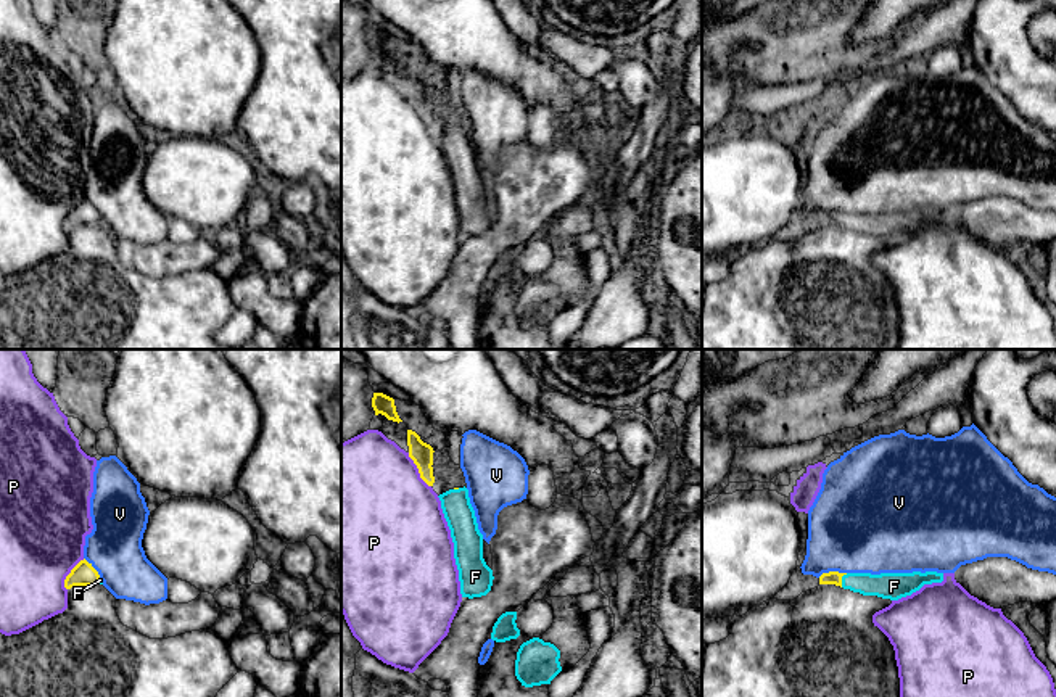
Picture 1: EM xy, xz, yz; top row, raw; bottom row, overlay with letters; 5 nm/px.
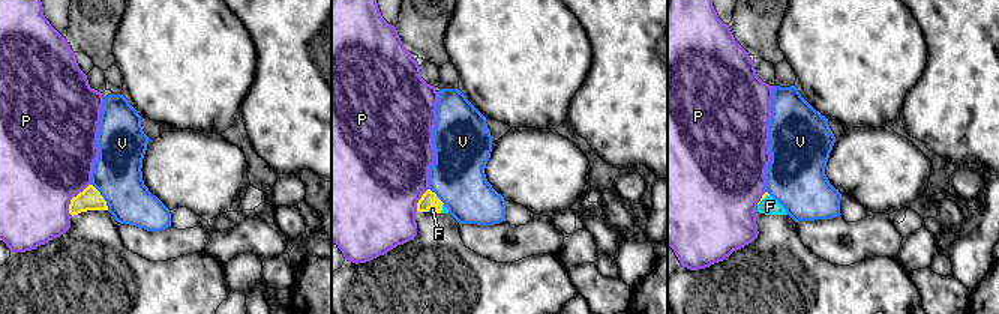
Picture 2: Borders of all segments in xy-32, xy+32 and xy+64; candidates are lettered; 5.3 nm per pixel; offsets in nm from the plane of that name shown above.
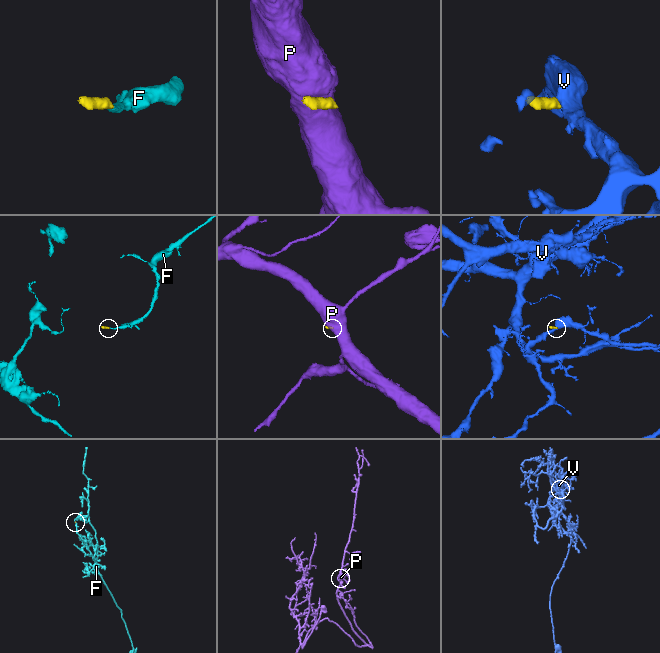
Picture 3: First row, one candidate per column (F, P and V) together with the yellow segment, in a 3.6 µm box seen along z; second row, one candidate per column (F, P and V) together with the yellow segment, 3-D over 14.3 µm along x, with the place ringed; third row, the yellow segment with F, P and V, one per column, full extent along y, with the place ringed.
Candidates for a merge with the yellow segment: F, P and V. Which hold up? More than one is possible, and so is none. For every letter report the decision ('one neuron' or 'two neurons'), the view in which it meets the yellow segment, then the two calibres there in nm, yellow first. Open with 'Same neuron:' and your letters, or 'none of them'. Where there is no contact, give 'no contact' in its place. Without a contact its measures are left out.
Same neuron: F
F: one neuron; meets yellow in yz; 60 nm thick on the yellow side, 130 nm on the other
P: two neurons; meets yellow in xz; 110 nm thick on the yellow side, 480 nm on the other
V: two neurons; meets yellow in yz; 60 nm thick on the yellow side, 440 nm on the other

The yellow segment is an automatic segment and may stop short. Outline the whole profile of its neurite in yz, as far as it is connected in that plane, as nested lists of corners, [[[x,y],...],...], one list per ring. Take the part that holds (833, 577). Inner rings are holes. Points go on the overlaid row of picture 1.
[[[829,571],[819,576],[819,584],[835,584],[863,596],[877,596],[898,600],[919,591],[924,584],[942,583],[943,573],[839,573]]]

